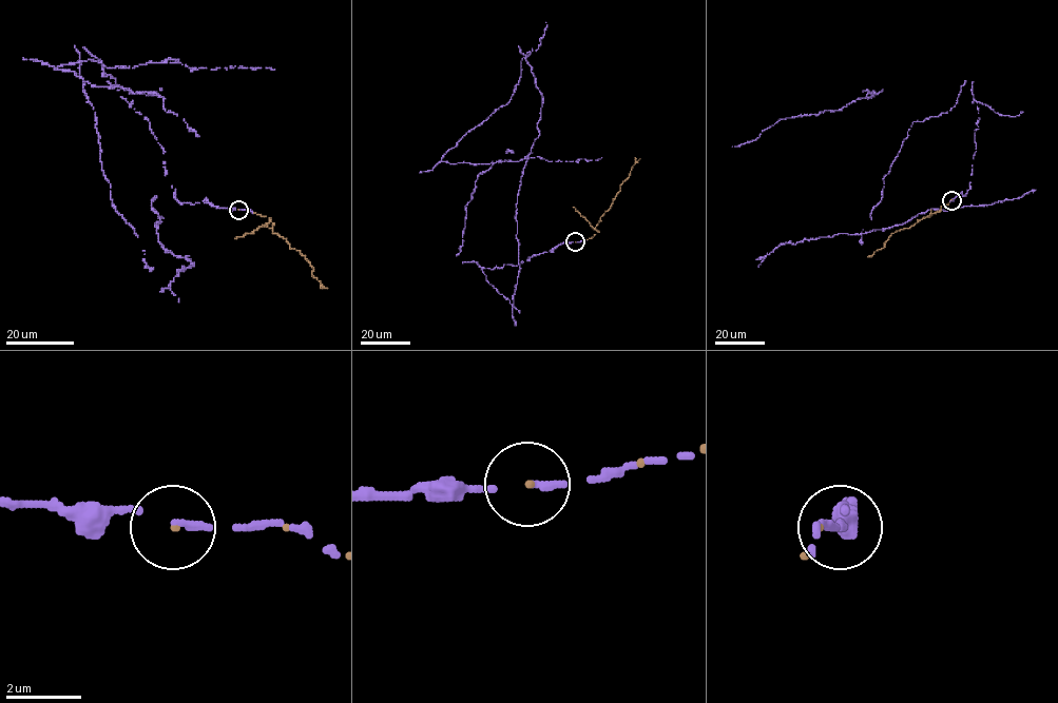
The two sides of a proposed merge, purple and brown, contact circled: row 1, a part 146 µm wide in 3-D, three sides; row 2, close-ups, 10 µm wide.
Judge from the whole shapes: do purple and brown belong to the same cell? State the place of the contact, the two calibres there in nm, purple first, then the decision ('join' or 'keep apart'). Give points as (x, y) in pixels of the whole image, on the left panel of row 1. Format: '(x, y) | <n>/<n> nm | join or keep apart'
(238, 210) | 200/70 nm | join

